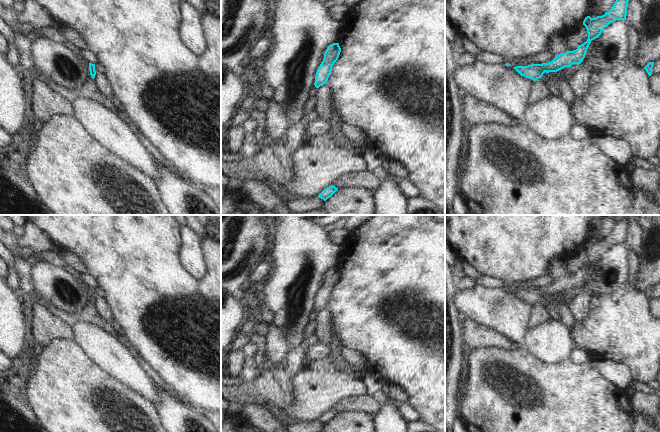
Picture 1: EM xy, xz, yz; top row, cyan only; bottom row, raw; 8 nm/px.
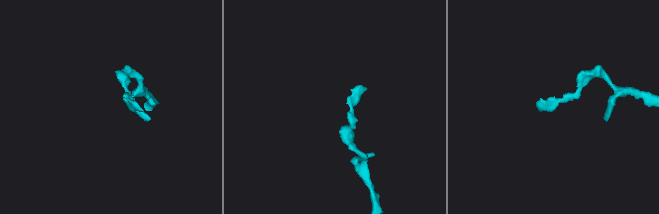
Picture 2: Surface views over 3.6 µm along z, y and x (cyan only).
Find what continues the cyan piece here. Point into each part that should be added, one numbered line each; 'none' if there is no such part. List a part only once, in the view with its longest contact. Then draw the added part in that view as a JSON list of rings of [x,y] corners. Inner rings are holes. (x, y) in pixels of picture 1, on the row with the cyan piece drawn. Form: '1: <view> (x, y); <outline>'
none

